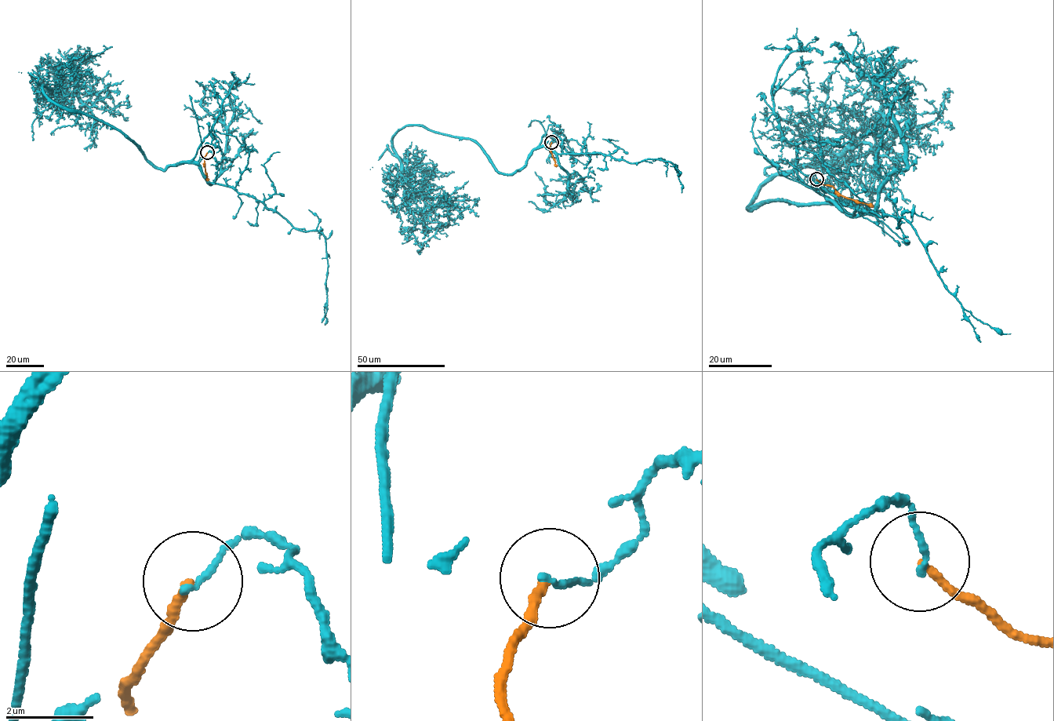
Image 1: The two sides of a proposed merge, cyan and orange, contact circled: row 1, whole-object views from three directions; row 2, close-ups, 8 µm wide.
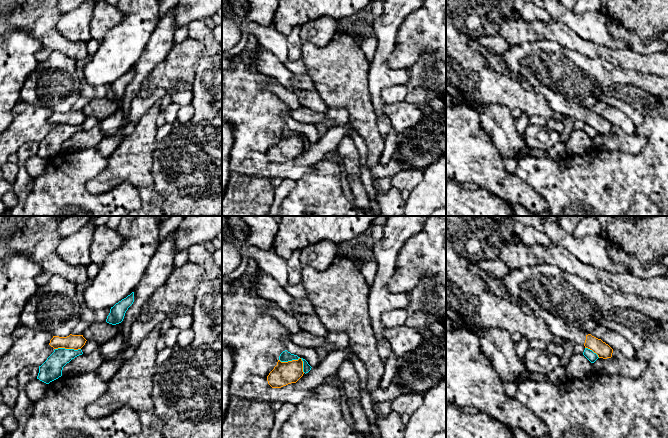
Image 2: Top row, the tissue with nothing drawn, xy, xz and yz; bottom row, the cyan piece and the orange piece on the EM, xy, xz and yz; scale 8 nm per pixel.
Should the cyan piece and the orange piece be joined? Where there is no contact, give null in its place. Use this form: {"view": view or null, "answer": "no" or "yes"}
{"view": "xz", "answer": "no"}

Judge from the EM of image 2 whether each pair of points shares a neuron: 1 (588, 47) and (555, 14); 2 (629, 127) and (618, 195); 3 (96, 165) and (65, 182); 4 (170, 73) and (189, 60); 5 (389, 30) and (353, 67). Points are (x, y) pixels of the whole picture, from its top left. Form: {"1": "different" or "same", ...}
{"1": "different", "2": "different", "3": "same", "4": "same", "5": "different"}

